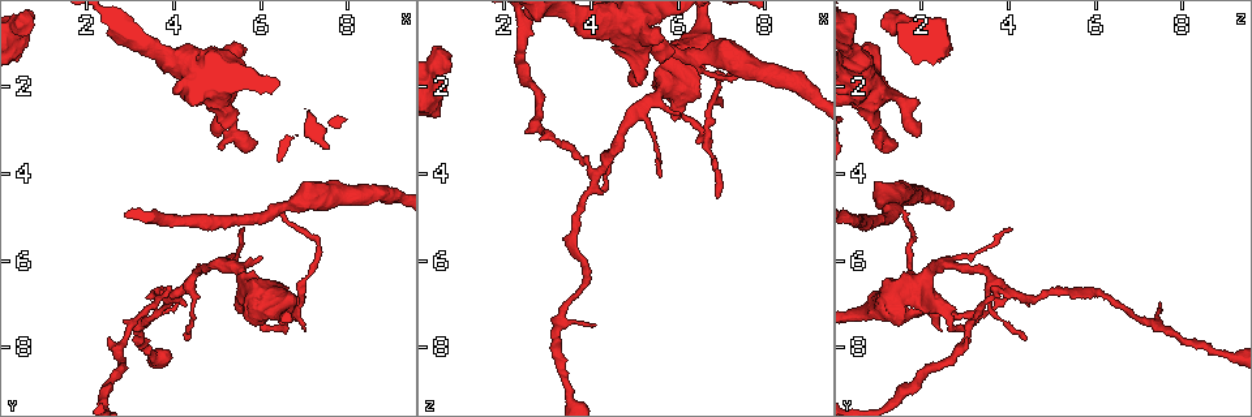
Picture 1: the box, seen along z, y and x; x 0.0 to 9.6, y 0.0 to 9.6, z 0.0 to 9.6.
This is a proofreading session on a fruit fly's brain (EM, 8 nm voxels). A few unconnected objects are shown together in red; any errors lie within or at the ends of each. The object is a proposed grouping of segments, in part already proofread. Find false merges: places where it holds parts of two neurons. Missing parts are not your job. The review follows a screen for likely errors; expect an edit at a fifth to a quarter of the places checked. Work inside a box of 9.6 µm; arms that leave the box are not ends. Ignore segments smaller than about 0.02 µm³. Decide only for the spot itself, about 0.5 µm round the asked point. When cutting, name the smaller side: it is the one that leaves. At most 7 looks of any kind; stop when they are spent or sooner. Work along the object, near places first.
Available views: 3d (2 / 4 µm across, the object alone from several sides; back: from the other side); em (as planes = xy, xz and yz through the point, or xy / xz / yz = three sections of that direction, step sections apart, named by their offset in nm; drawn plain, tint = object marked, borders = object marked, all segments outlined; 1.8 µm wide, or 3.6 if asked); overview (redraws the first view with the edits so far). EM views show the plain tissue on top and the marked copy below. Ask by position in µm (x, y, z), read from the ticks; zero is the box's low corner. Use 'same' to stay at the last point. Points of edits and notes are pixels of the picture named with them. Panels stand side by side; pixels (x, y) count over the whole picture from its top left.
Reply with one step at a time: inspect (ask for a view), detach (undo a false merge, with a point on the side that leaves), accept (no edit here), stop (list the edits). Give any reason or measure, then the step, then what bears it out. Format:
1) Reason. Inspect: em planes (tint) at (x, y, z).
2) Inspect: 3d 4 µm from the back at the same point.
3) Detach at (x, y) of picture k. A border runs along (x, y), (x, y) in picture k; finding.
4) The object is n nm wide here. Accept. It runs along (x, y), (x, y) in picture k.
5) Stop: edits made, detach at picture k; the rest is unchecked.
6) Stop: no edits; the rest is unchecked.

Sharp bend. Inspect: 3d 2 µm at (6.70, 7.25, 3.20).

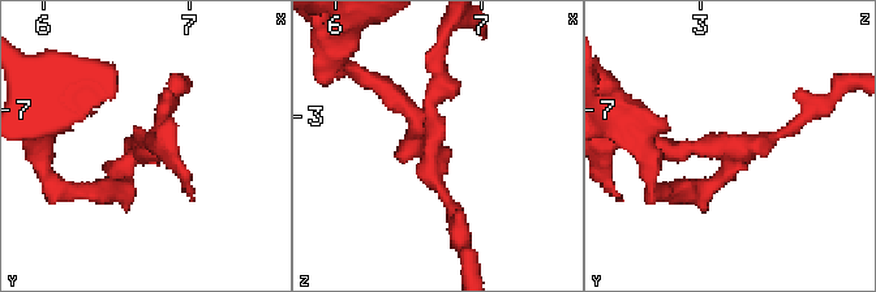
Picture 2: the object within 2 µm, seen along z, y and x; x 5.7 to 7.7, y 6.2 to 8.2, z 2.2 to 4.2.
Inspect: em xz step 16 (tint) at (6.64, 7.26, 3.14).

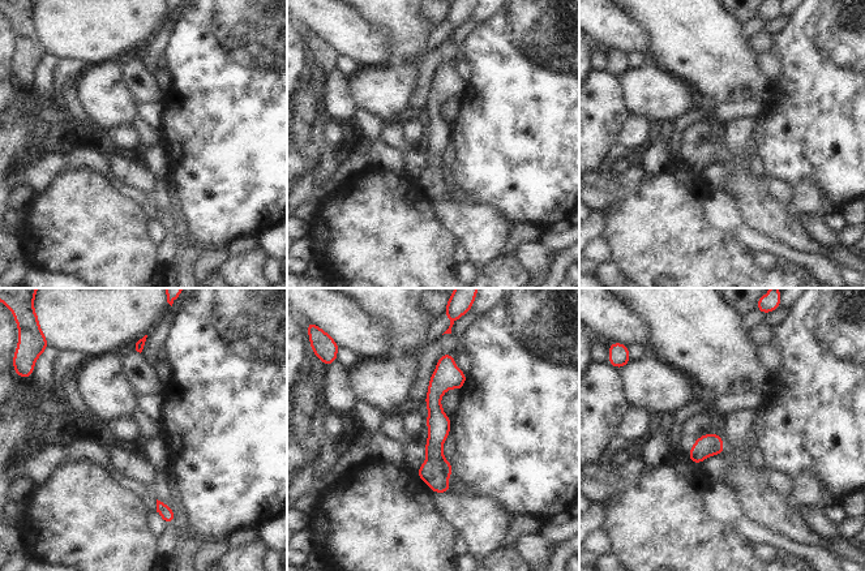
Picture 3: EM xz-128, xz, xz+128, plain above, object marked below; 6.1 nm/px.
Another direction. Inspect: em planes (borders) at the same point.

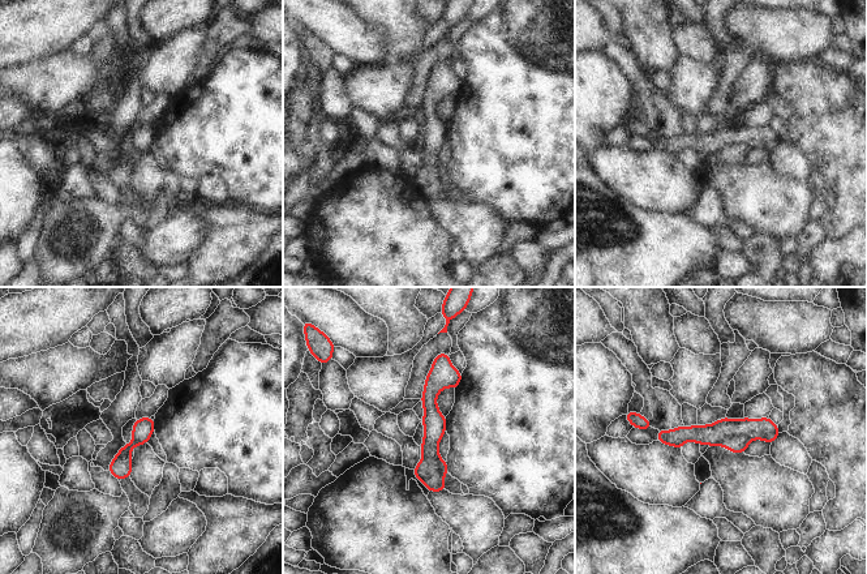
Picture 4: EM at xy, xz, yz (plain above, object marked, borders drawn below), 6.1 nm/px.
Detach at (713, 435) of picture 4. A border runs along (751, 438), (728, 437), (720, 444) in picture 4; two neurons meet here.

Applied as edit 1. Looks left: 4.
A narrow waist. Inspect: 3d 2 µm at (5.35, 2.90, 1.00).

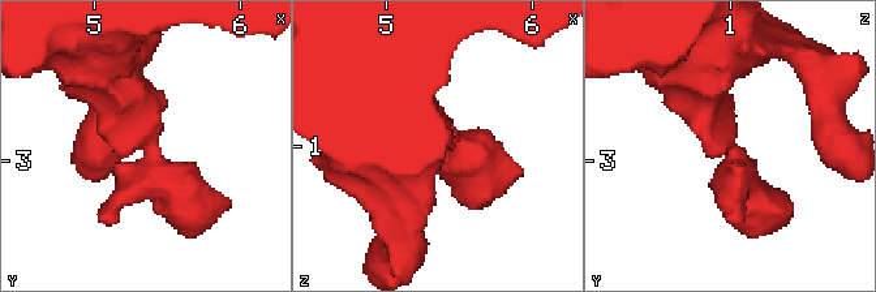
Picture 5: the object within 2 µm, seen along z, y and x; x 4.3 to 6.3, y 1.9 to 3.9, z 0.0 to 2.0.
Need the tissue. Inspect: em yz step 8 (tint) at (5.36, 2.94, 0.98).

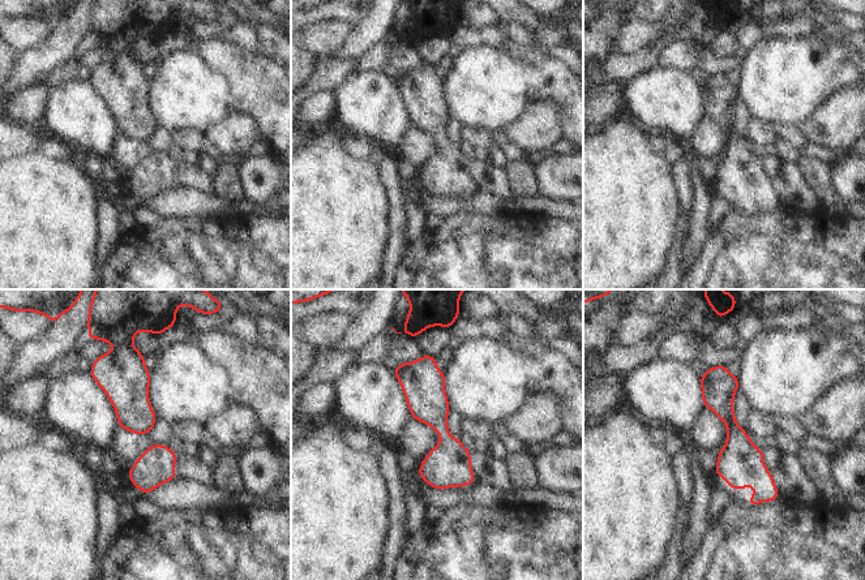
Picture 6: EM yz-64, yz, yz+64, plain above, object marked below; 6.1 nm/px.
Inspect: em planes (tint) at the same point.

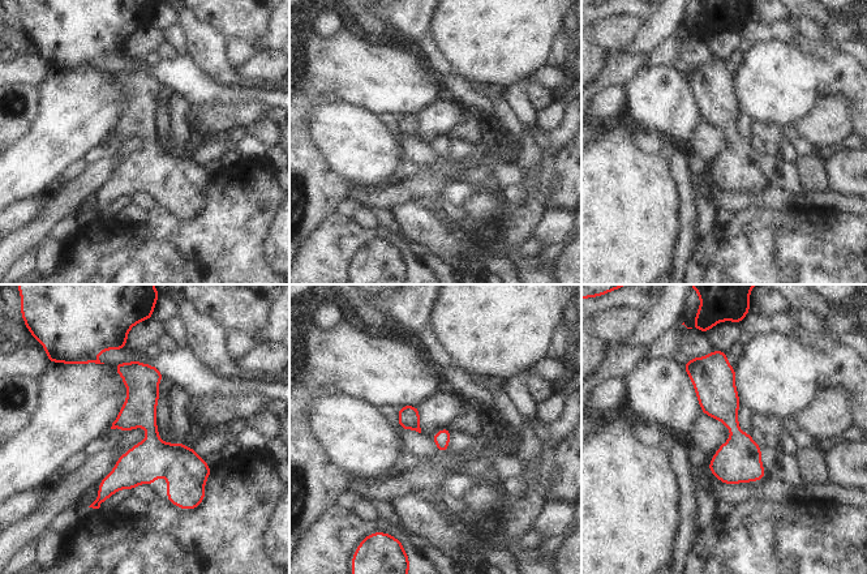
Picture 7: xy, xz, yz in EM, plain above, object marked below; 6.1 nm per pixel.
Accept. It runs along (153, 369), (151, 446), (102, 496) in picture 7; all the same neuron.

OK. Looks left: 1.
Stop: edits made, detach at picture 4; the rest is unchecked.

